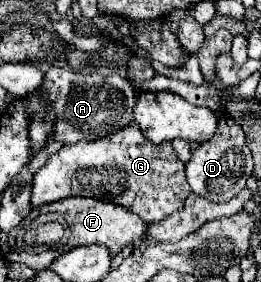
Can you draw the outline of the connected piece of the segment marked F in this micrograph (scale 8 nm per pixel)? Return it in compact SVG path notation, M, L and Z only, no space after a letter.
M67 197L67 199L61 199L61 201L49 203L41 209L37 209L37 215L39 213L51 213L51 211L63 213L65 223L71 229L71 237L67 241L69 249L75 249L75 247L81 247L81 245L105 245L109 249L111 257L119 255L125 245L135 245L135 243L143 241L145 233L147 233L147 227L149 227L139 215L131 213L129 209L125 209L121 205L115 205L111 201L91 199L91 197Z

